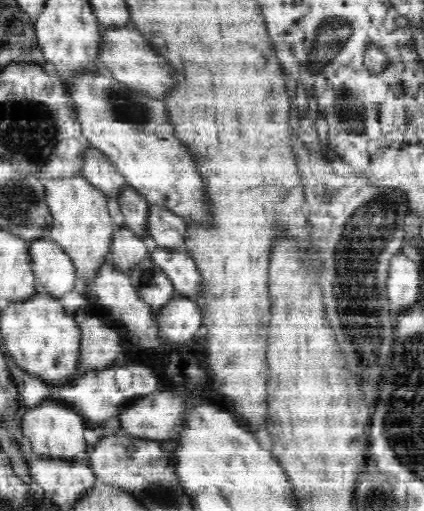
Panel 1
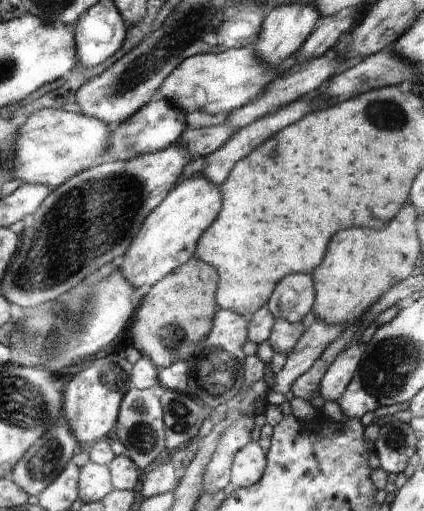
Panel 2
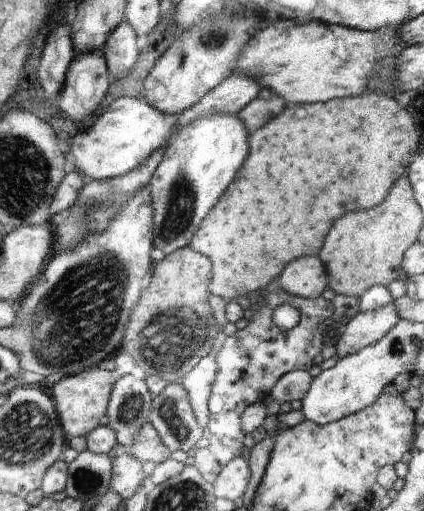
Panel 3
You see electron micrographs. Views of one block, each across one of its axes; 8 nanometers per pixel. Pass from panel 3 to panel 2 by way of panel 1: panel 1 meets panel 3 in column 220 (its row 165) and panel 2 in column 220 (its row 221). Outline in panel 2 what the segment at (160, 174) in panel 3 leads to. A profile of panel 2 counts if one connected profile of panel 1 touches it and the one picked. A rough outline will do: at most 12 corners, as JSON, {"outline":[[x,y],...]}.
{"outline":[[180,181],[134,236],[122,272],[152,284],[194,257],[221,188]]}

